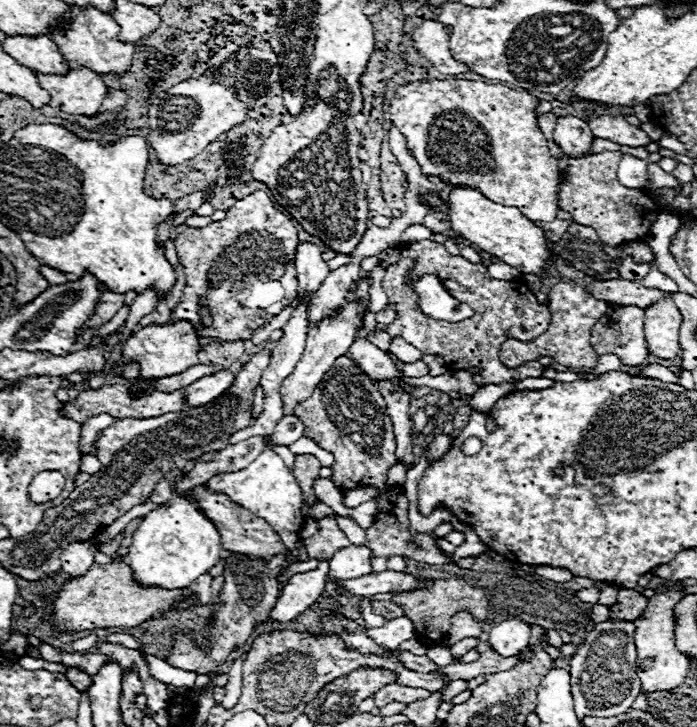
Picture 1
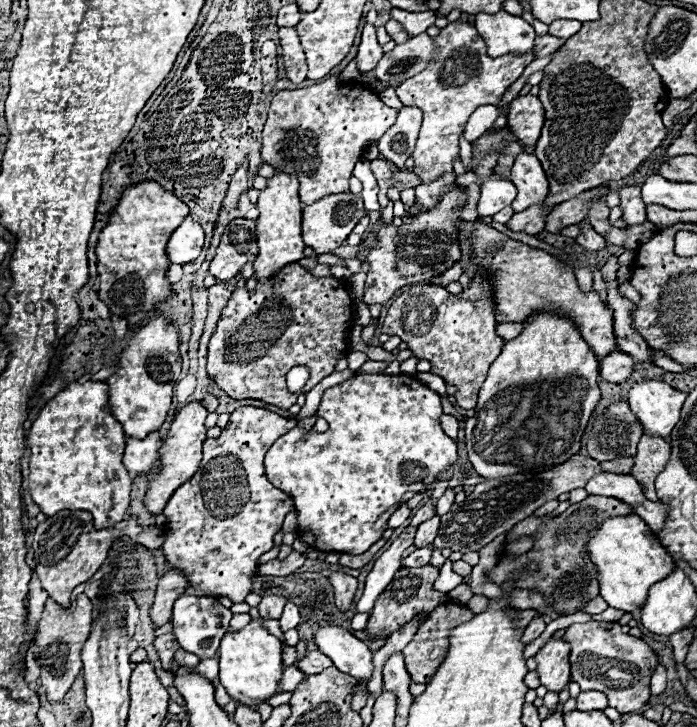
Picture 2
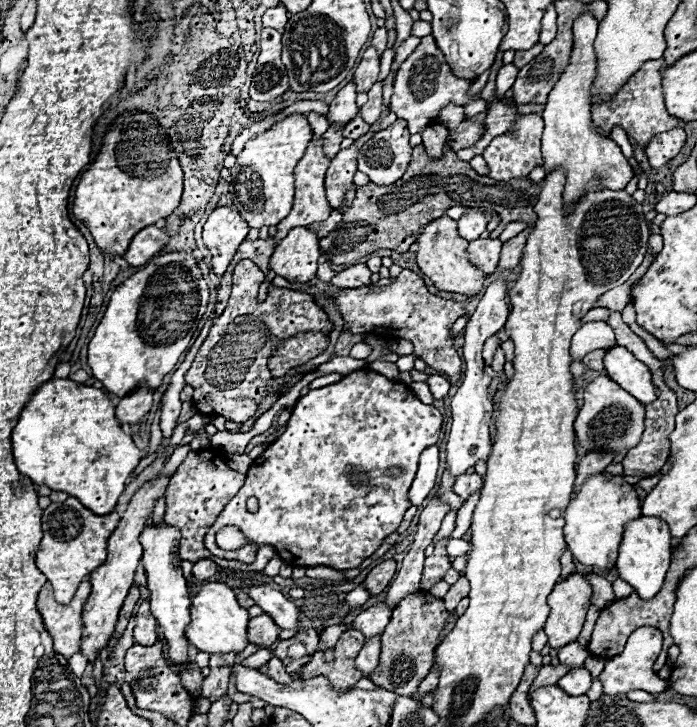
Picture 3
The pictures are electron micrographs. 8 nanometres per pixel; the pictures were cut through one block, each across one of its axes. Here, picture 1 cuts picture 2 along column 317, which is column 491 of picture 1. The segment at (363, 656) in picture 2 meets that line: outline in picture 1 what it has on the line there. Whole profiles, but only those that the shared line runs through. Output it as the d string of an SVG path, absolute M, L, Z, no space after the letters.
M518 618L504 620L490 630L490 646L502 656L514 656L528 646L530 624Z

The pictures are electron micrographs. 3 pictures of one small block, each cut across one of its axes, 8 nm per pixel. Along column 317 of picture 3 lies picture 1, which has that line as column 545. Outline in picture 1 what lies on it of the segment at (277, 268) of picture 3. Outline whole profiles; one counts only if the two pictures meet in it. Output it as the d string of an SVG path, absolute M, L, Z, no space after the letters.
M454 188L450 192L450 222L452 230L460 232L466 240L490 252L492 256L504 260L514 266L522 274L540 276L548 262L556 262L558 258L550 252L544 230L528 220L520 210L496 204L484 198L478 190L472 188Z

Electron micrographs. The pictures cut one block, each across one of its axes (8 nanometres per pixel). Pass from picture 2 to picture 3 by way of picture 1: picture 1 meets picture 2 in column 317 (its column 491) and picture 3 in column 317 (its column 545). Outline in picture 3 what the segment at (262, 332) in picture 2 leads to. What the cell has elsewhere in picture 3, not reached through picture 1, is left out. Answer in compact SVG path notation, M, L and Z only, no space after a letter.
M252 260L236 264L232 282L232 296L226 310L214 320L206 342L186 374L186 382L194 388L192 402L200 414L218 414L242 424L256 416L258 404L266 396L264 386L274 380L268 370L268 358L278 348L280 340L288 340L300 332L322 332L330 336L334 324L314 302L312 294L278 288L272 282L268 282L266 300L258 302L258 288L264 282L264 274Z

